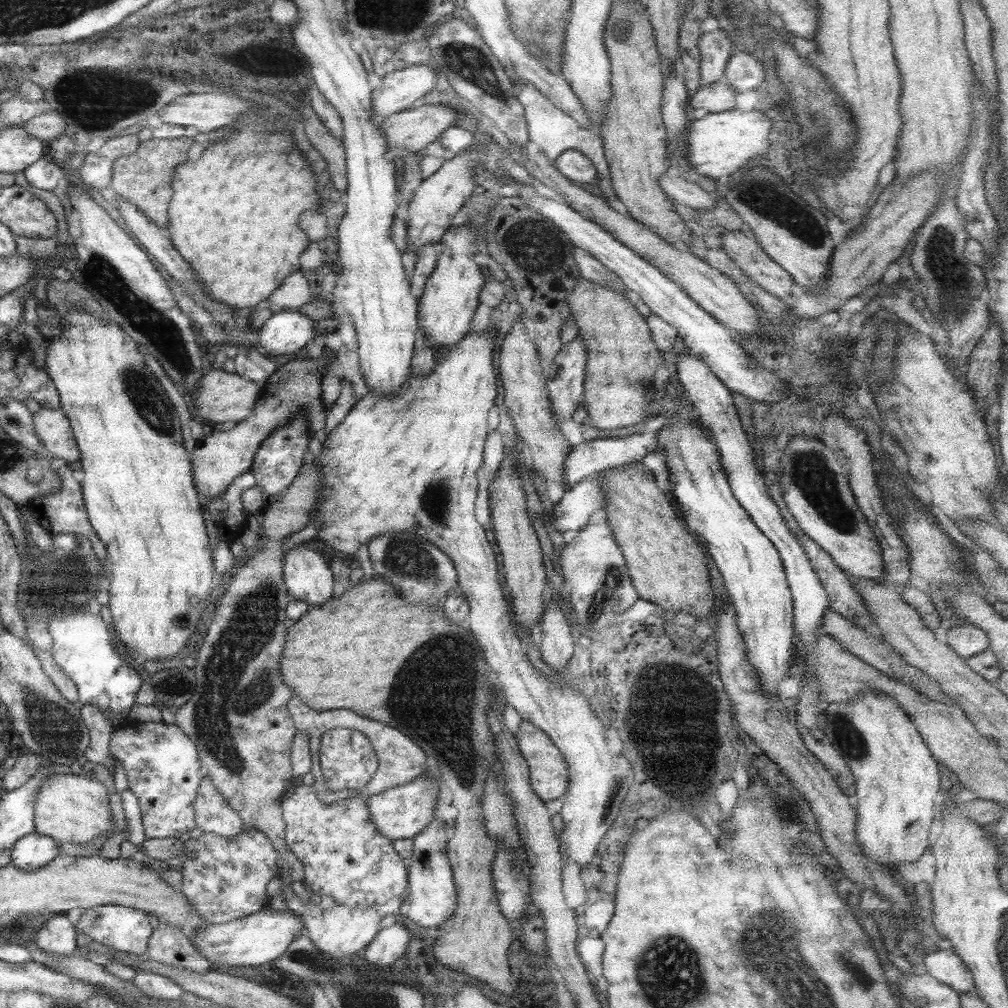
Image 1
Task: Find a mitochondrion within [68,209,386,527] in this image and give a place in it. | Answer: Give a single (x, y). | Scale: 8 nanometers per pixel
(98, 273)

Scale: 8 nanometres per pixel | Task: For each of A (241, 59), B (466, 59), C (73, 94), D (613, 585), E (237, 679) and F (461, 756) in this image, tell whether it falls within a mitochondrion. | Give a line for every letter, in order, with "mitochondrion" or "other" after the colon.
A: other
B: mitochondrion
C: mitochondrion
D: mitochondrion
E: mitochondrion
F: mitochondrion

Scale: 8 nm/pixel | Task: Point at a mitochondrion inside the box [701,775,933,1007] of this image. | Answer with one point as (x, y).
(856, 975)

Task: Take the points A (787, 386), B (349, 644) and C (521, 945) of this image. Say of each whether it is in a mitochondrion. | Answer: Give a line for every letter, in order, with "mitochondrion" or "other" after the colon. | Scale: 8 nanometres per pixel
A: other
B: other
C: other

